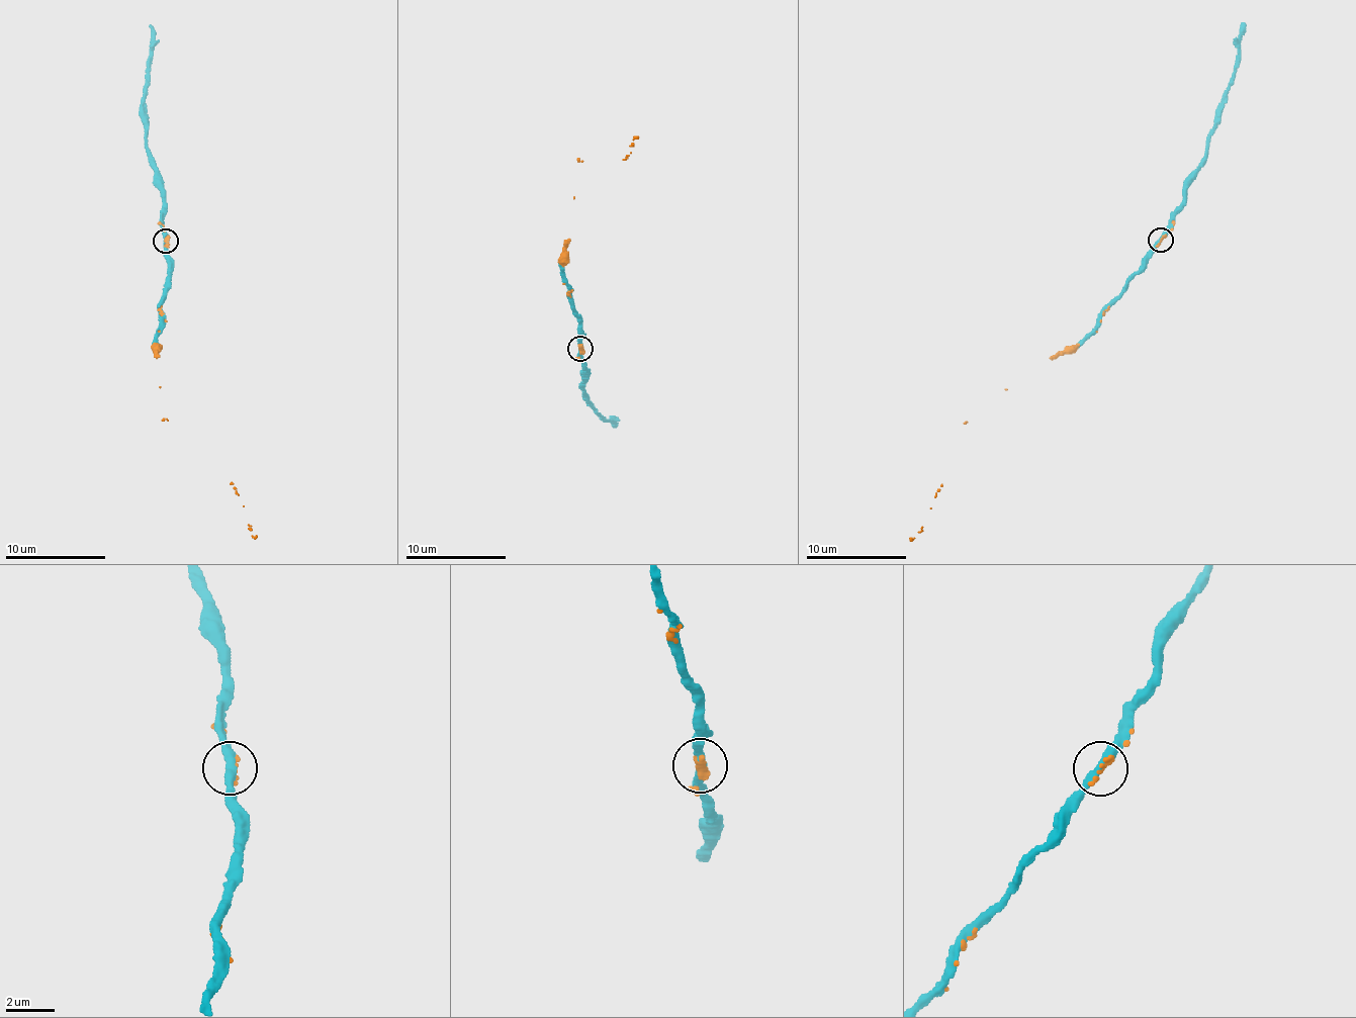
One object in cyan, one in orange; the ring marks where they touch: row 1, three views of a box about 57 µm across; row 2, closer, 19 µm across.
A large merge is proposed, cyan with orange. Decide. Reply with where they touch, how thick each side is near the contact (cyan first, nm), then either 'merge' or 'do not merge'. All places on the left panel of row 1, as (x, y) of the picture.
(166, 241) | 340/280 nm | merge

